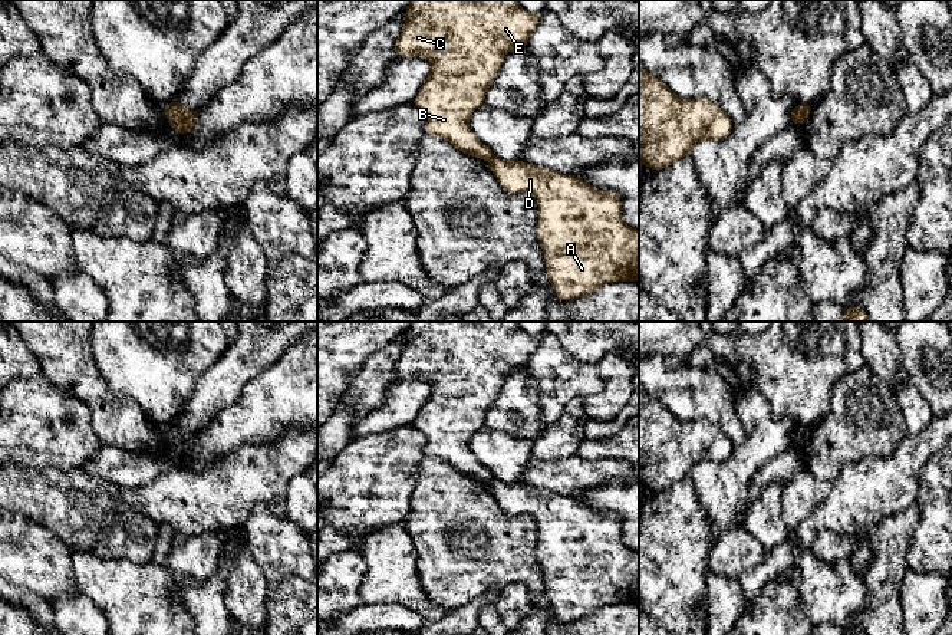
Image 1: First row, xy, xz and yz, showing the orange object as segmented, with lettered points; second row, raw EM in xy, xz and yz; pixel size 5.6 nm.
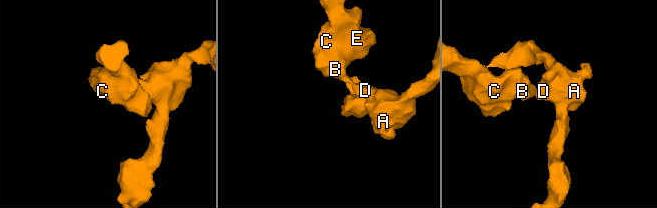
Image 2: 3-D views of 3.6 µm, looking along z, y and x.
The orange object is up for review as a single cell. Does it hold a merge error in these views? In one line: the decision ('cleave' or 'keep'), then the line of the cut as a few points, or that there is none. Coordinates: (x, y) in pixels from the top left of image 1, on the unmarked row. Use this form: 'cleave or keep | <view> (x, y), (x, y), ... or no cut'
cleave | xz (494, 479), (488, 483)

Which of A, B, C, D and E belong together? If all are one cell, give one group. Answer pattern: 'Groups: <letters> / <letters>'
Groups: A D / B C E

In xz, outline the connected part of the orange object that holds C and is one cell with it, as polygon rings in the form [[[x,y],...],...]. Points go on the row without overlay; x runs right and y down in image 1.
[[[412,322],[403,351],[393,366],[398,379],[422,378],[431,392],[411,424],[426,438],[425,455],[451,464],[461,474],[490,483],[493,473],[471,453],[468,440],[484,427],[510,371],[526,371],[541,335],[521,330],[515,322]]]

